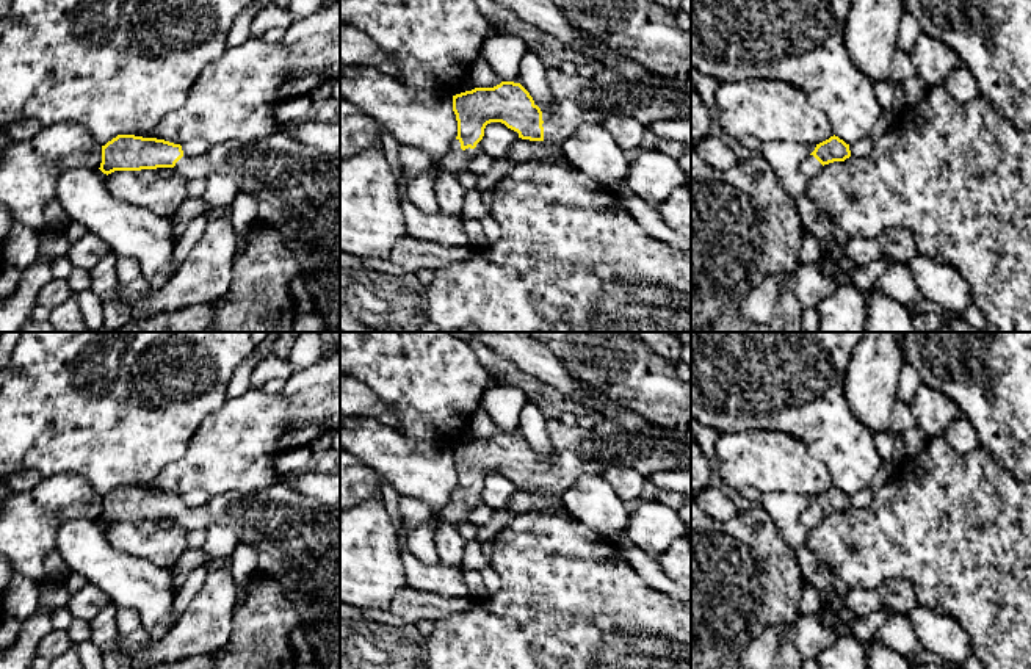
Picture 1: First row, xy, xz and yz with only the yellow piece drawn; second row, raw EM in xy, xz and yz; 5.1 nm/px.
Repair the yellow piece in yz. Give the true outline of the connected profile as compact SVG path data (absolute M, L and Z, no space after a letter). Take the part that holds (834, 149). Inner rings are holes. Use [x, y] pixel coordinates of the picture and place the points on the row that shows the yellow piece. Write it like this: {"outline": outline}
{"outline": "M834 135L829 139L816 144L815 150L801 161L799 169L807 179L810 179L816 175L826 165L845 161L849 157L849 144Z"}

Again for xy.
{"outline": "M285 132L251 144L213 144L197 157L185 155L180 144L135 135L118 135L102 146L99 169L107 175L157 168L174 168L186 179L237 177L240 193L255 197L259 219L276 227L298 259L301 277L315 299L313 312L326 316L329 332L340 332L340 157L309 147Z"}

